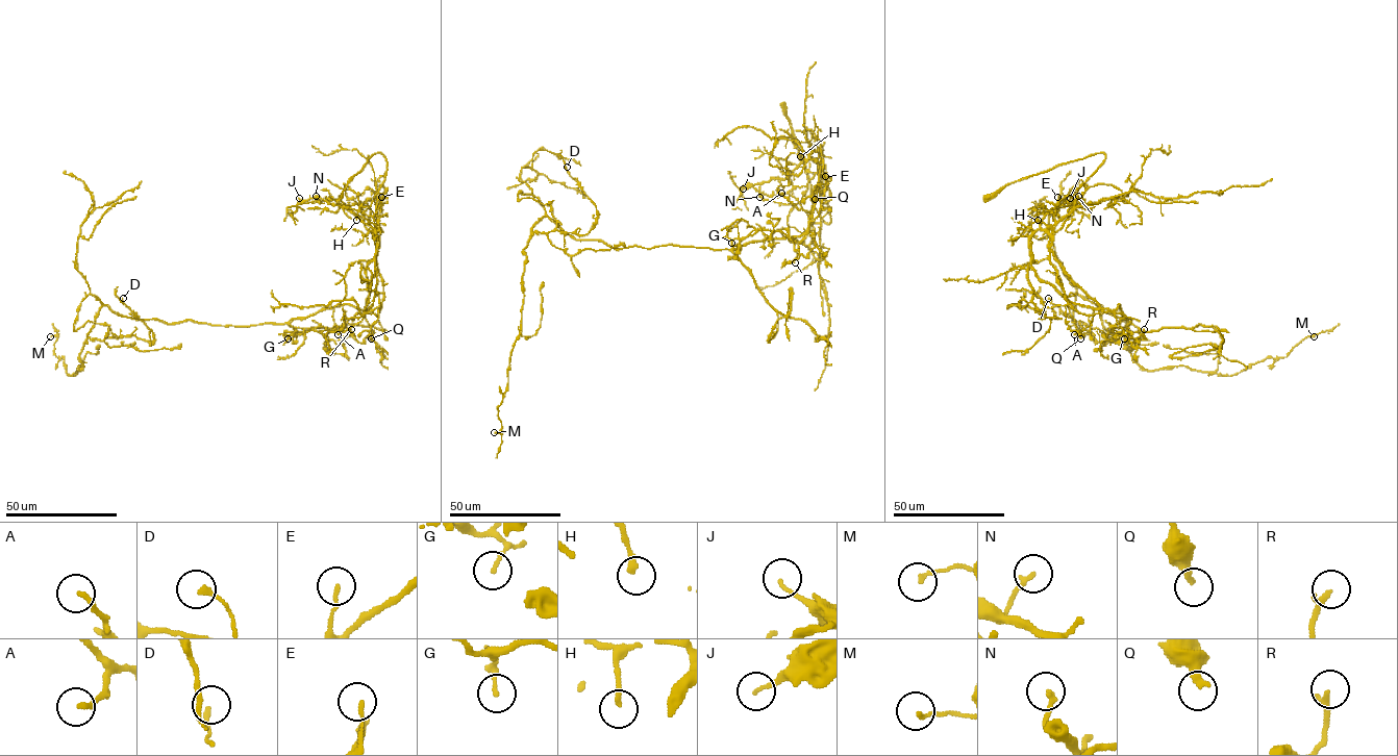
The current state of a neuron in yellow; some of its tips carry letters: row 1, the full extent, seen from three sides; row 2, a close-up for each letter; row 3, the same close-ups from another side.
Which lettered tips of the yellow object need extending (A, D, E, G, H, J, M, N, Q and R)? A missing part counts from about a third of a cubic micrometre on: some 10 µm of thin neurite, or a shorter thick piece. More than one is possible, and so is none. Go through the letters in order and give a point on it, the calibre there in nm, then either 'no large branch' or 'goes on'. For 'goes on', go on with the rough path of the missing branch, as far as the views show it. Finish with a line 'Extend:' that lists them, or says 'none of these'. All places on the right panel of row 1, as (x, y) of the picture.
A: at (1074, 334); 200 nm thick; no large branch
D: at (1048, 298); 180 nm thick; no large branch
E: at (1057, 197); 140 nm thick; no large branch
G: at (1124, 338); 110 nm thick; no large branch
H: at (1038, 220); 200 nm thick; no large branch
J: at (1070, 198); 130 nm thick; no large branch
M: at (1314, 336); 160 nm thick; no large branch
N: at (1078, 196); 190 nm thick; no large branch
Q: at (1080, 338); 300 nm thick; no large branch
R: at (1144, 329); 240 nm thick; goes on
Extend: R

